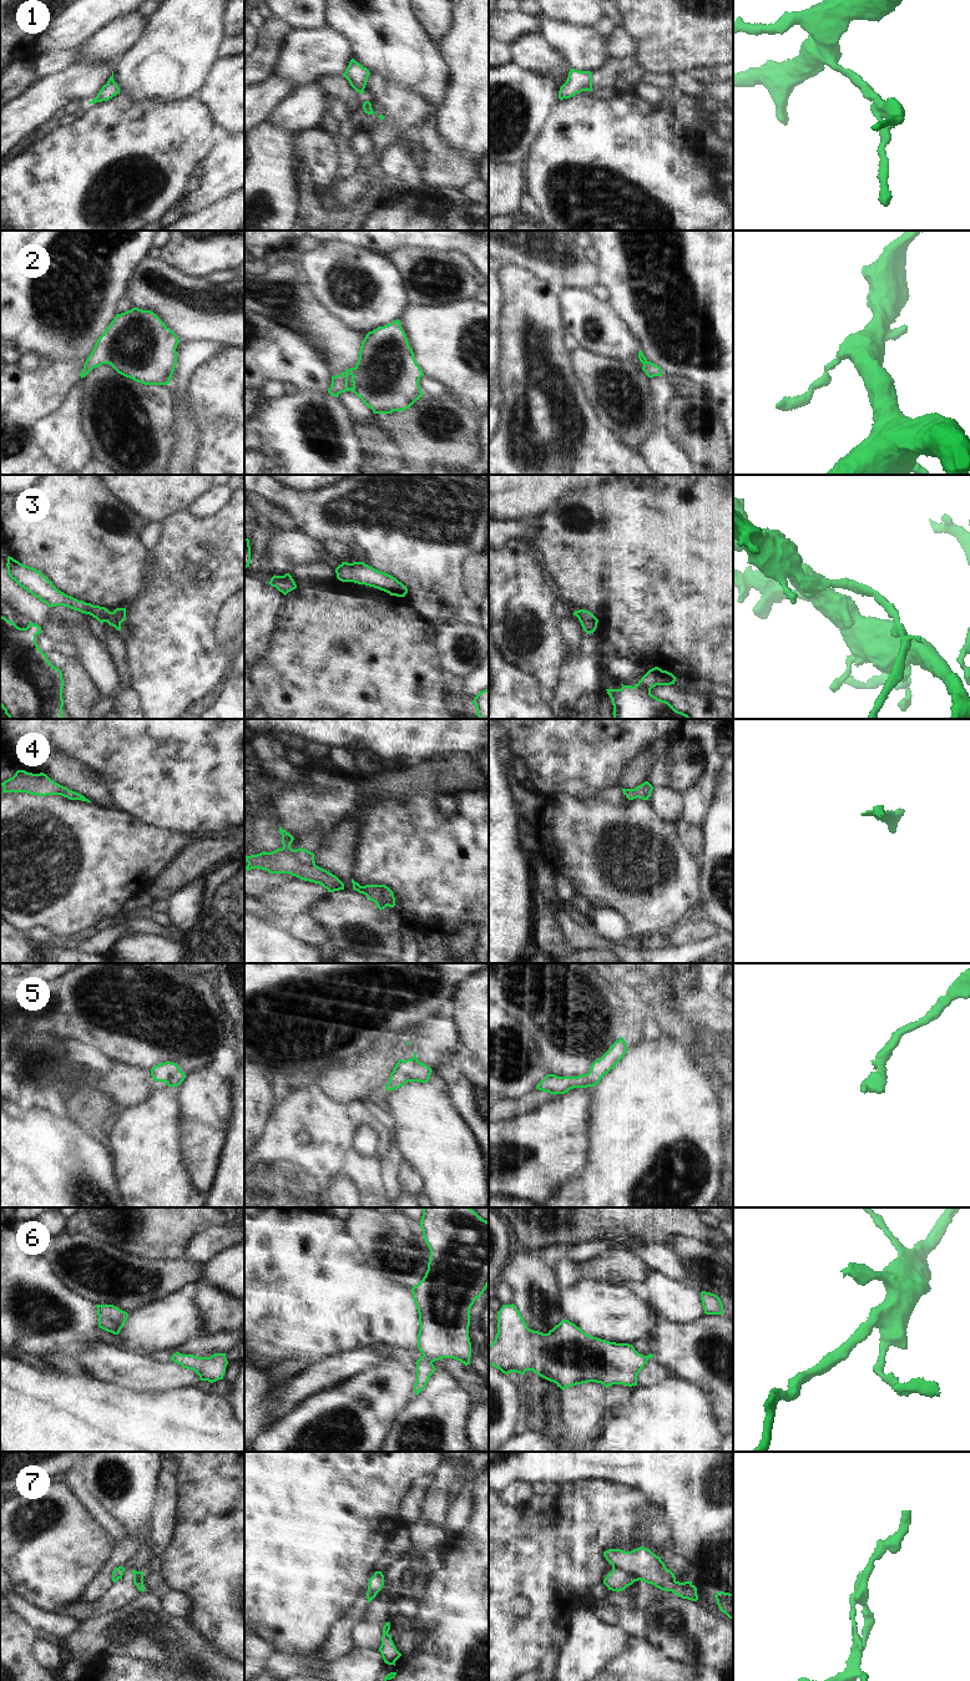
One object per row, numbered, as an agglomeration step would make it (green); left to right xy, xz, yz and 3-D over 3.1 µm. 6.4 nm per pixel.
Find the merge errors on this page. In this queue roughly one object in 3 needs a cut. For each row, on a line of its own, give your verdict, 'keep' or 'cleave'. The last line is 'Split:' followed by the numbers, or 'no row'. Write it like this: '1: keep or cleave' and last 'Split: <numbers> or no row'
1: keep
2: keep
3: keep
4: keep
5: keep
6: keep
7: keep
Split: no row

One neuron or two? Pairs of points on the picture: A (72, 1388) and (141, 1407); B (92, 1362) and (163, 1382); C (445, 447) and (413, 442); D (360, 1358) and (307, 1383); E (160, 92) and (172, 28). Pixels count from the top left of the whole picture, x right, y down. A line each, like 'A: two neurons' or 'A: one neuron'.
A: one neuron
B: one neuron
C: one neuron
D: one neuron
E: one neuron

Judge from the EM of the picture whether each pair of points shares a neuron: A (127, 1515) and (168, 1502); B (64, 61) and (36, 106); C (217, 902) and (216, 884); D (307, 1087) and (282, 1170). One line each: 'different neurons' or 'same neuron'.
A: different neurons
B: different neurons
C: same neuron
D: same neuron

